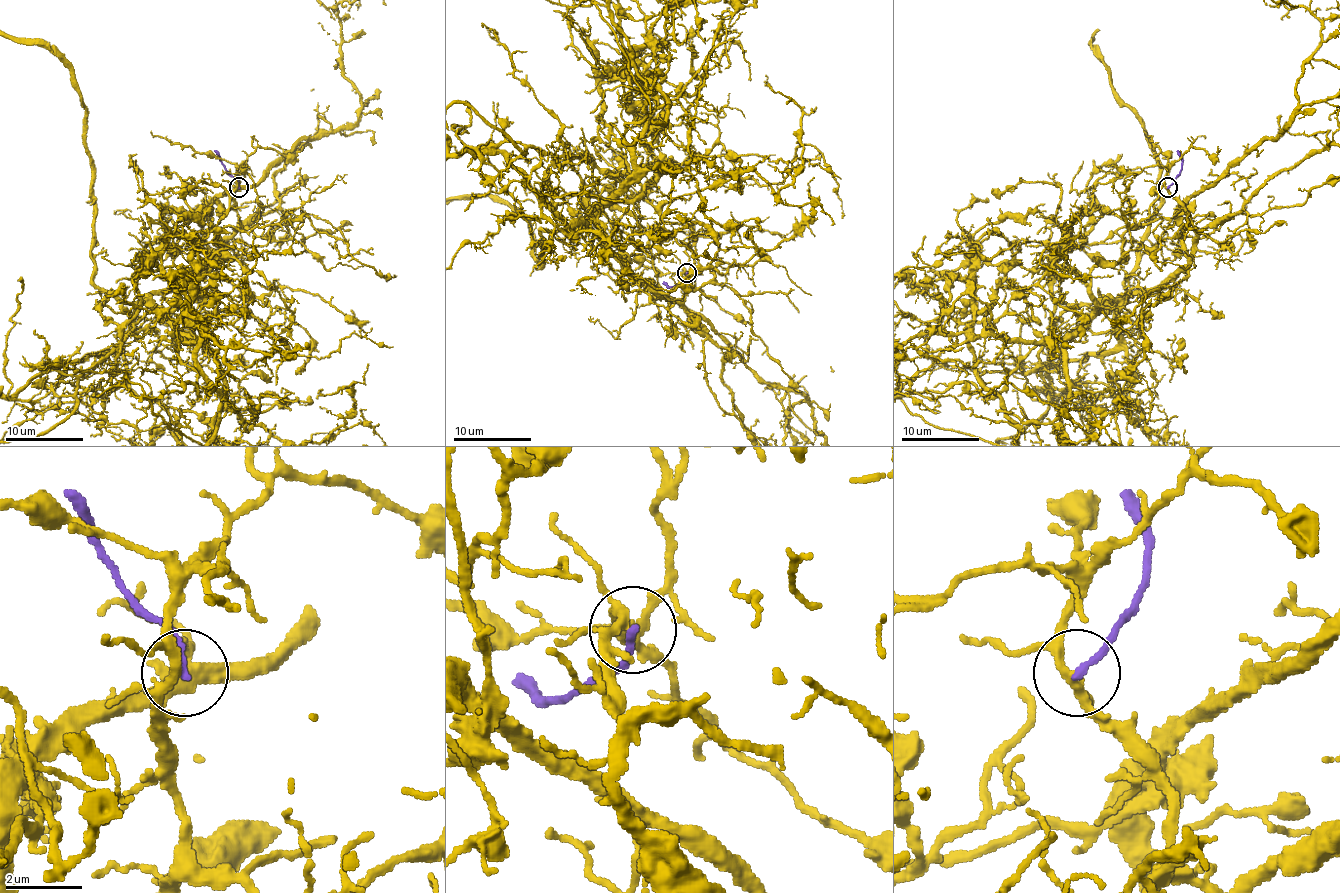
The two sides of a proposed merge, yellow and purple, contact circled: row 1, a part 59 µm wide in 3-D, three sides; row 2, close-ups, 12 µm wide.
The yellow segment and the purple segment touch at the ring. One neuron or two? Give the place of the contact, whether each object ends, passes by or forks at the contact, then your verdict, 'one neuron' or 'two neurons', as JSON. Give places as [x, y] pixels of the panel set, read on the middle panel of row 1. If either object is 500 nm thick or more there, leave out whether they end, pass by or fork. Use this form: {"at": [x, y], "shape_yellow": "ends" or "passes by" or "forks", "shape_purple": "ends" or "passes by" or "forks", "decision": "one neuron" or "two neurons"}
{"at": [687, 272], "shape_yellow": "forks", "shape_purple": "ends", "decision": "two neurons"}

